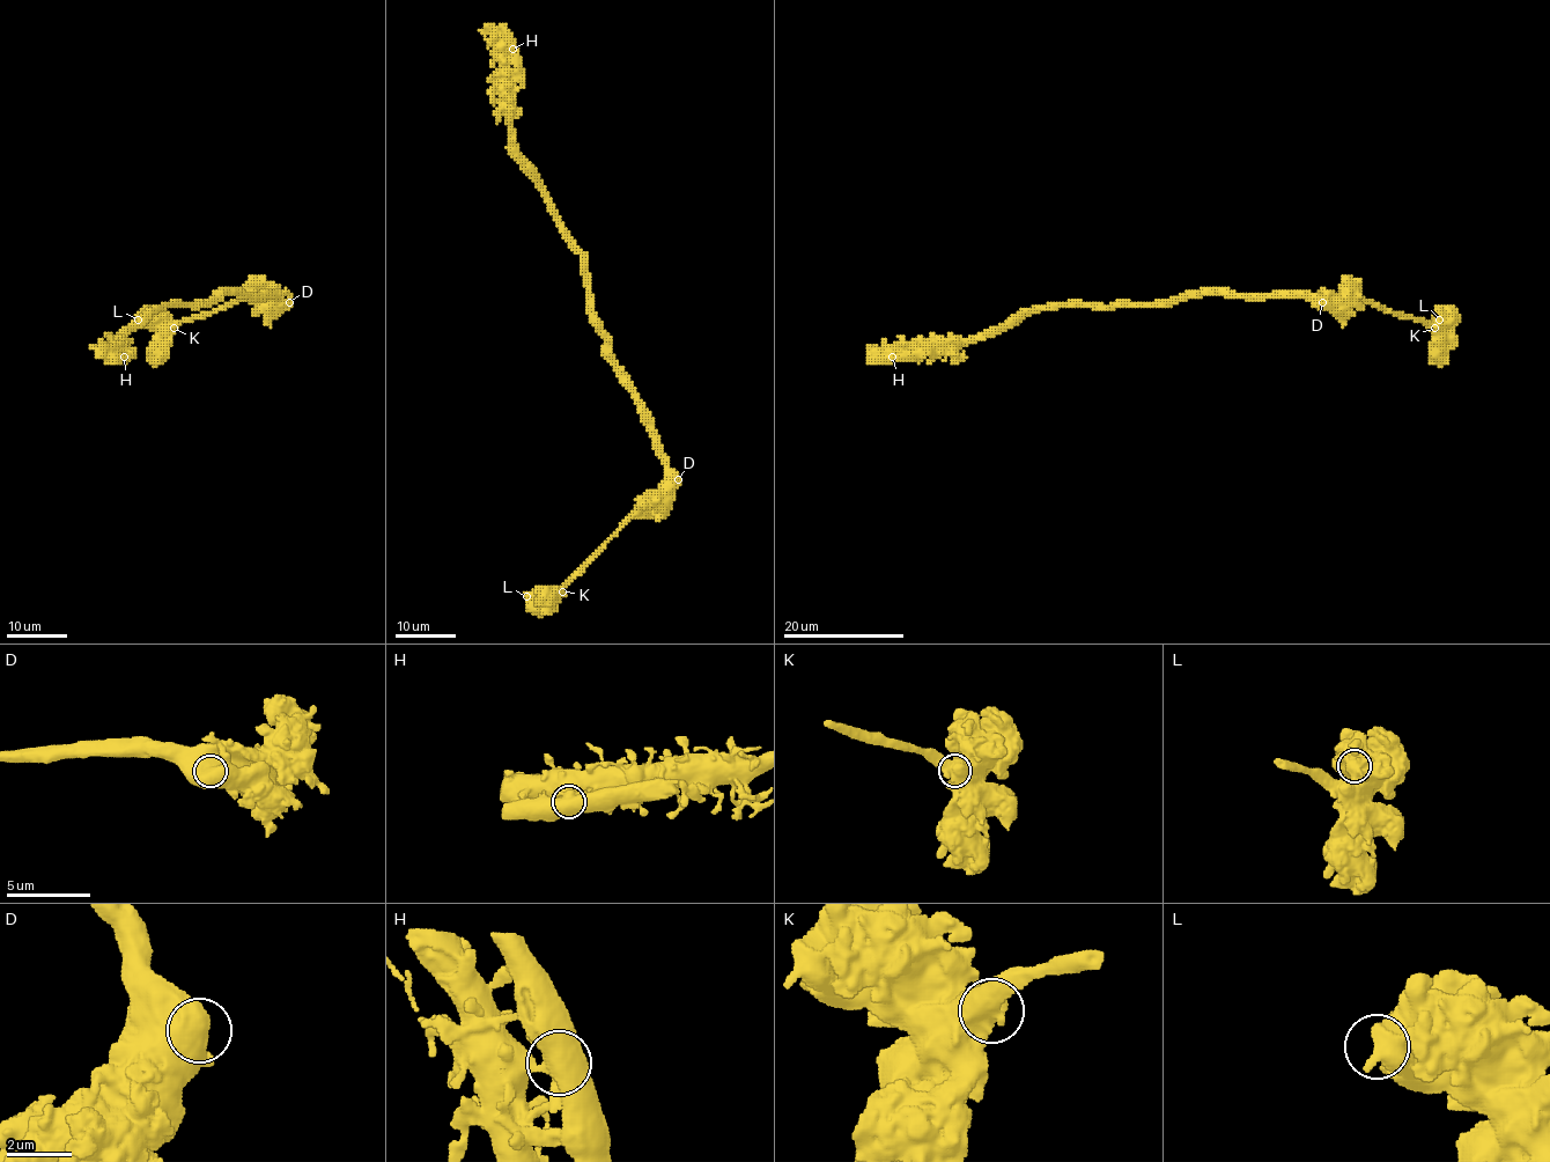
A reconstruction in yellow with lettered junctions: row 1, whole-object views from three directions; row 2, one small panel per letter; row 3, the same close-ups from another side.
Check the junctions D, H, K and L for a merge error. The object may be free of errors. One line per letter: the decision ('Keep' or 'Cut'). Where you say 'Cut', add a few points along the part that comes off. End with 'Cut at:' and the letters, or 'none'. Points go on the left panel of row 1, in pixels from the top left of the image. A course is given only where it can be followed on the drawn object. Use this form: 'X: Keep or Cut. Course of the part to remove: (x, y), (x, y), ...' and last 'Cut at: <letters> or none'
D: Keep
H: Cut. Course of the part to remove: (124, 357), (128, 353), (117, 342), (103, 342)
K: Keep
L: Keep
Cut at: H

